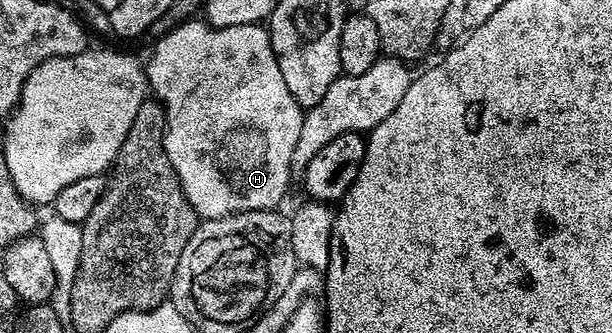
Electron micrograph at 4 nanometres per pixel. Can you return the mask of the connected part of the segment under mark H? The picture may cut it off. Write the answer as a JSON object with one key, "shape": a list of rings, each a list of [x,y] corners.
{"shape":[[[204,19],[189,20],[178,28],[173,28],[153,48],[149,56],[149,64],[144,65],[147,88],[156,99],[161,101],[165,109],[165,153],[171,162],[175,174],[181,183],[183,194],[187,202],[197,211],[201,220],[214,220],[230,216],[236,212],[250,212],[251,210],[273,210],[285,196],[289,188],[289,176],[293,166],[295,144],[299,142],[299,130],[303,130],[305,112],[291,98],[291,90],[287,90],[287,82],[283,82],[283,73],[279,71],[279,62],[275,58],[275,50],[269,41],[269,33],[260,23],[240,24],[226,28],[214,28]]]}

